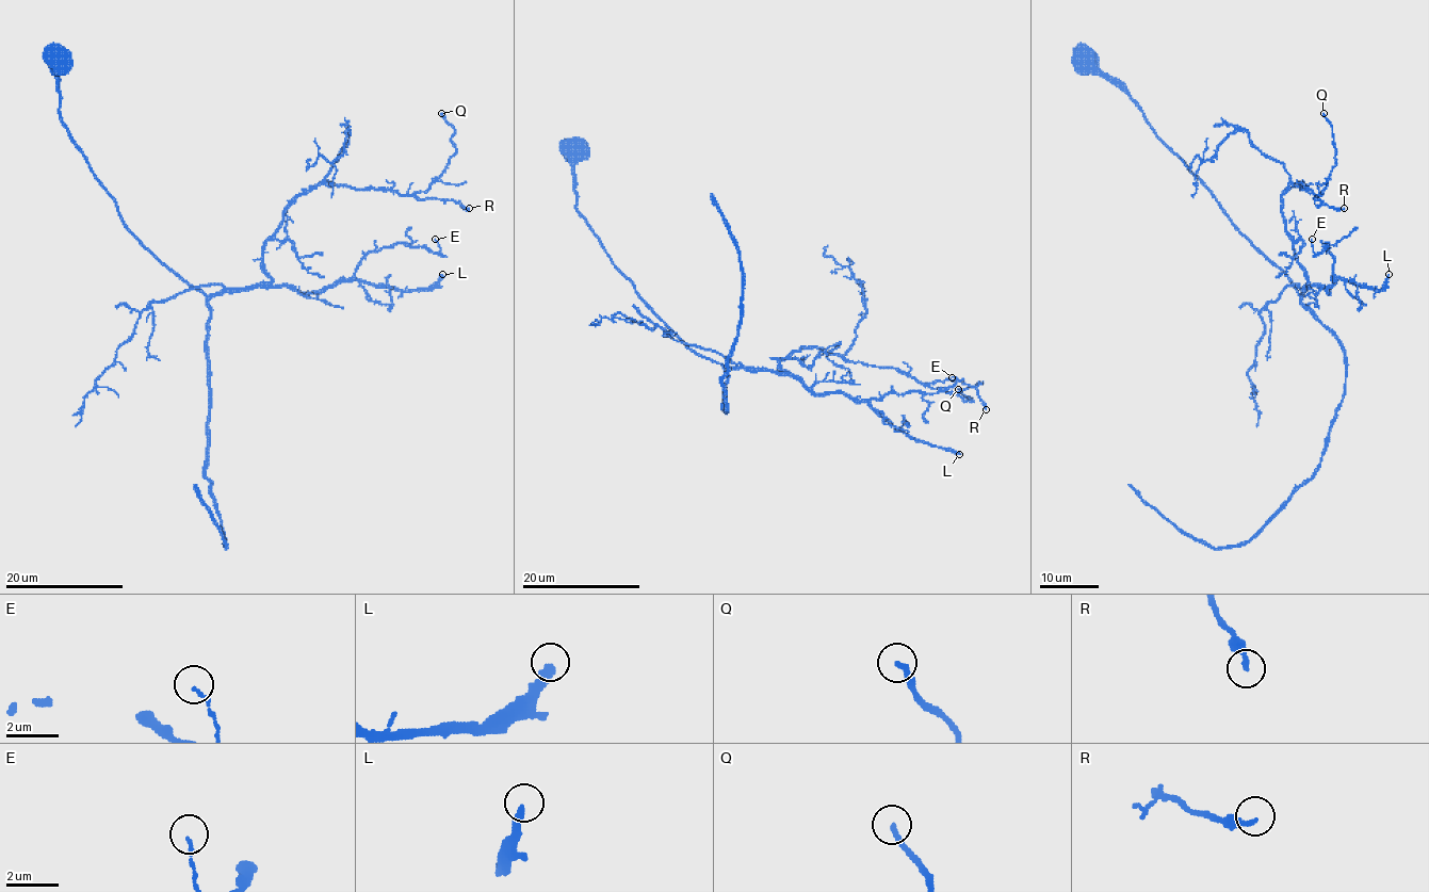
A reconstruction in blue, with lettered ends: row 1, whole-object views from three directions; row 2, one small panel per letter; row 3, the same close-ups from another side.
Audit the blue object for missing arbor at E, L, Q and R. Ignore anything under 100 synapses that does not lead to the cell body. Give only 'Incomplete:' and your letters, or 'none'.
Incomplete: none

